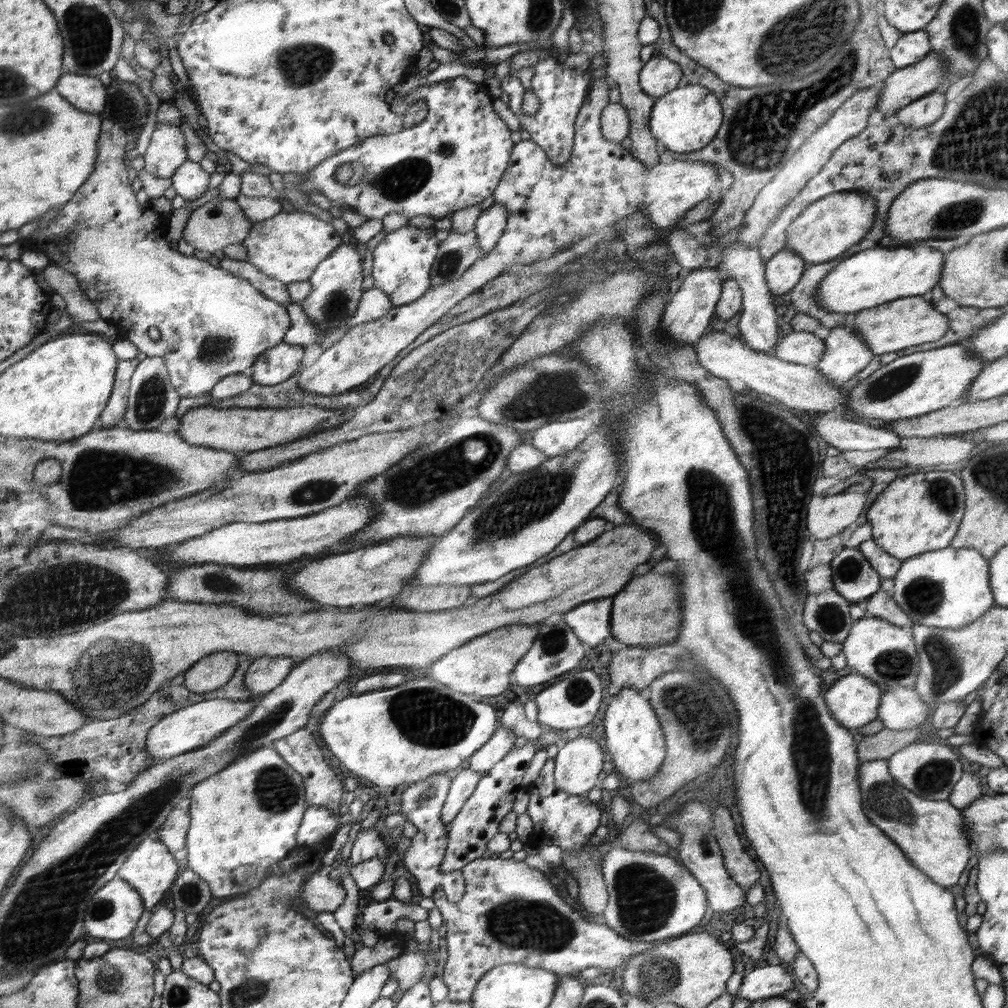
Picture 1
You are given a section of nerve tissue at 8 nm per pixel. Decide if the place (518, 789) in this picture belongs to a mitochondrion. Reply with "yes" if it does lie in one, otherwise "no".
no

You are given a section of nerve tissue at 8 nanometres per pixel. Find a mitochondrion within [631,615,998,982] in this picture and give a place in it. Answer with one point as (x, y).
(707, 727)

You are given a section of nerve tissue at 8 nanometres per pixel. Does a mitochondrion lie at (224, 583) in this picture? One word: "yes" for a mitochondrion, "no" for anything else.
yes

